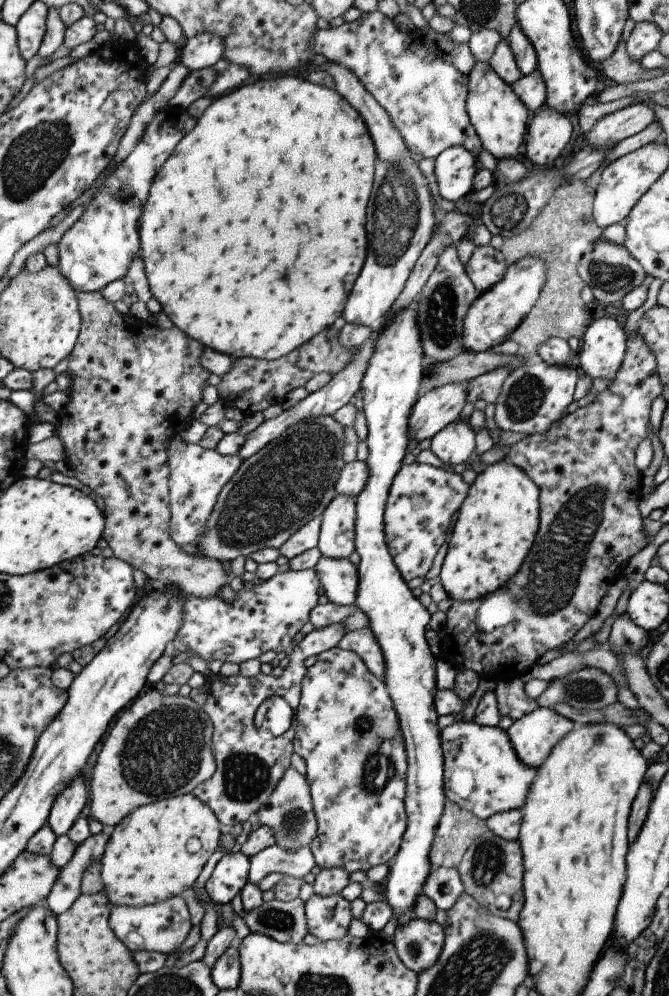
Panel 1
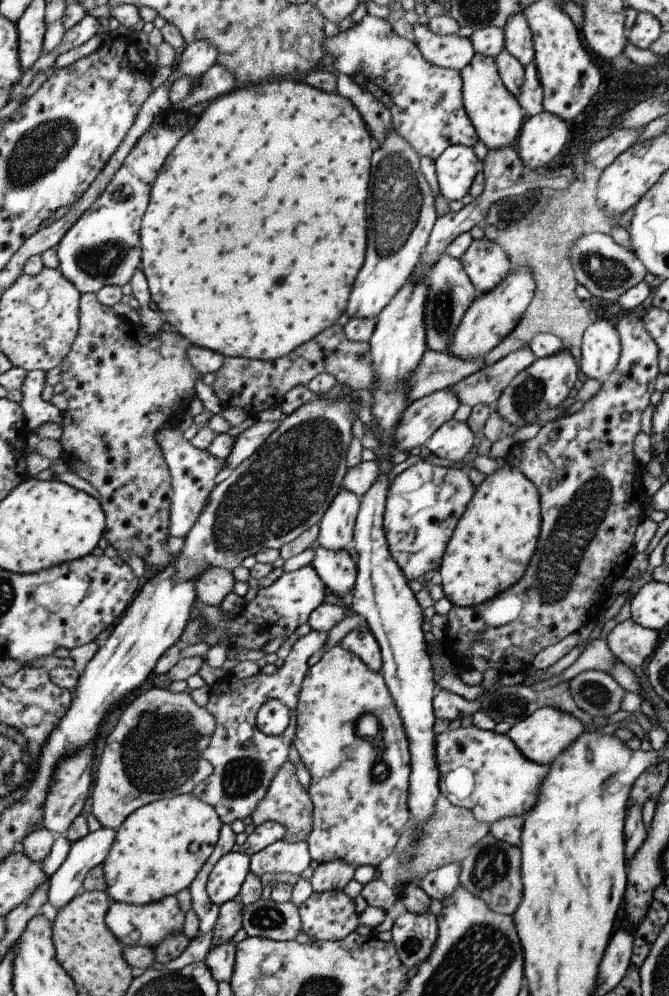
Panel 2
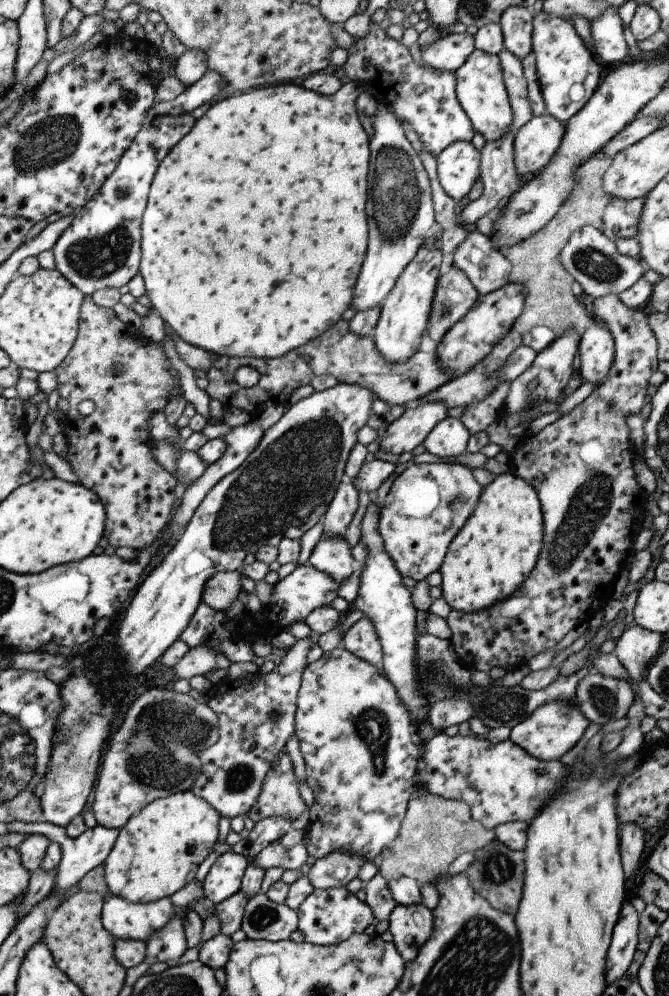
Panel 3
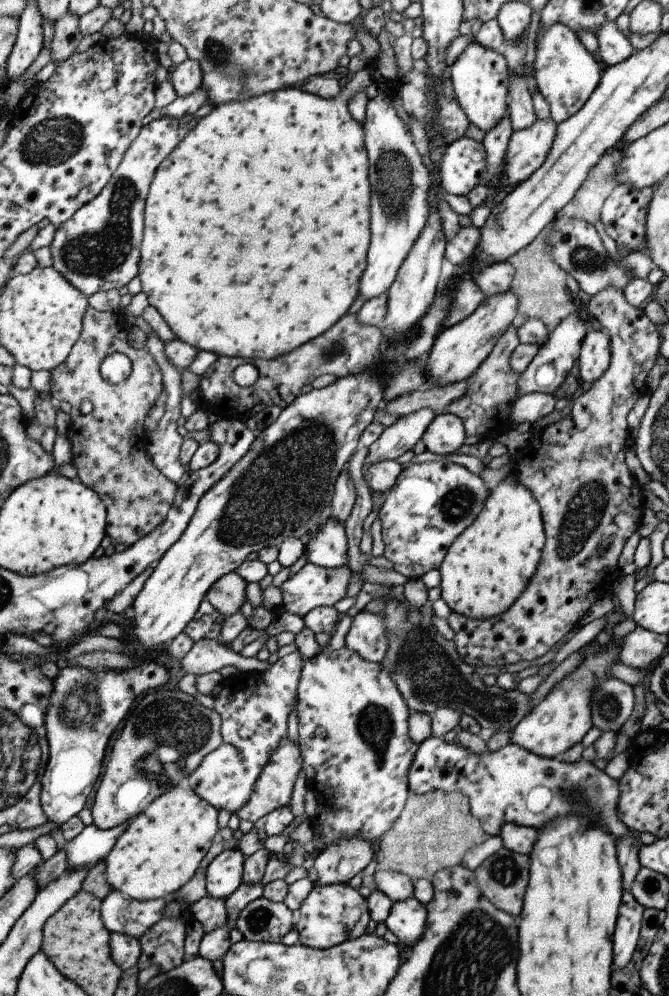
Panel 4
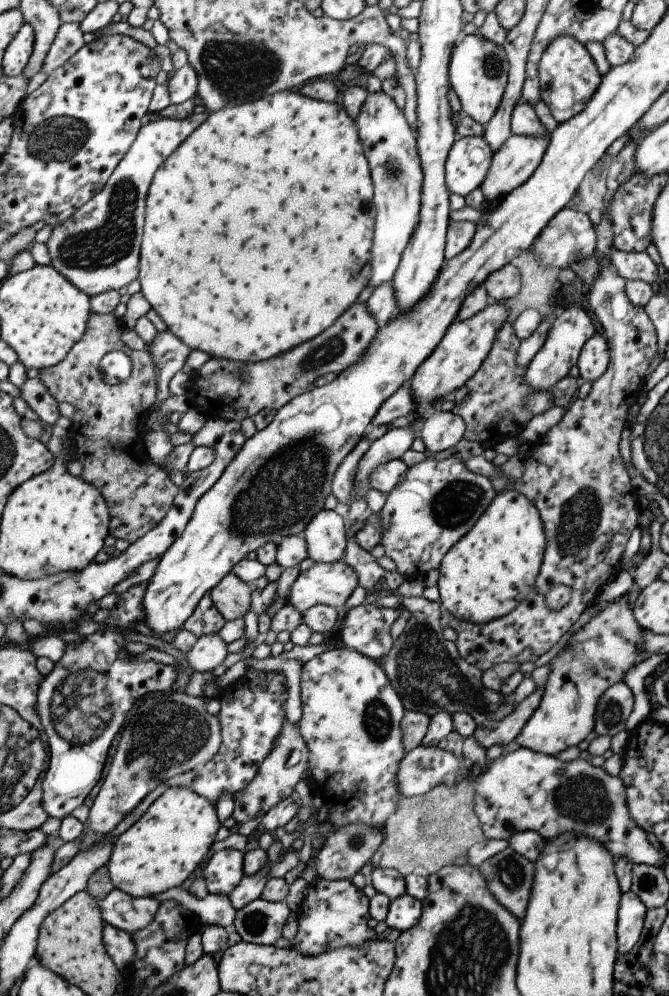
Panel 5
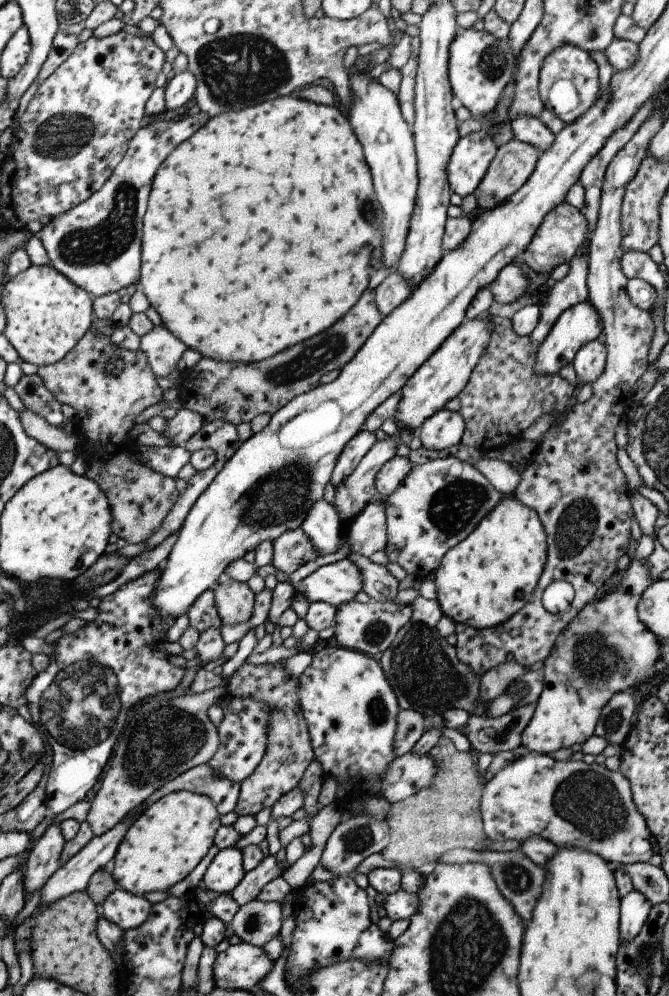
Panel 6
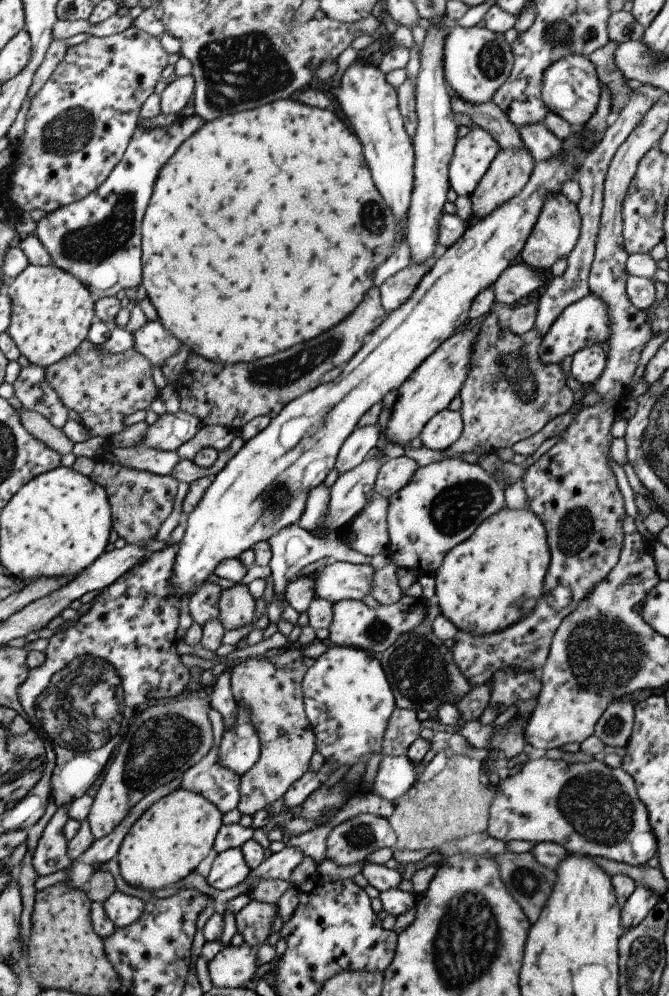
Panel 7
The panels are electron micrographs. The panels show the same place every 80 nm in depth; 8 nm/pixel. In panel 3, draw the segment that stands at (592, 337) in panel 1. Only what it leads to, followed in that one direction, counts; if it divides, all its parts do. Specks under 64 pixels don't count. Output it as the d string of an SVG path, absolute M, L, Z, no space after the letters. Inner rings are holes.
M602 321L594 323L581 334L578 353L581 361L579 378L594 385L601 383L609 372L615 356L613 336Z

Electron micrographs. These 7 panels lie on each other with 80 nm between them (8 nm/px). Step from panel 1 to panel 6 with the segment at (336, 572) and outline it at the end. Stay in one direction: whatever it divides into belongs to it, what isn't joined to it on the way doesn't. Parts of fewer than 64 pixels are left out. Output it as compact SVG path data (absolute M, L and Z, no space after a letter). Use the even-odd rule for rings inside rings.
M321 496L311 503L299 528L309 537L319 556L339 548L343 542L340 532L344 526L343 522L339 522L334 506Z

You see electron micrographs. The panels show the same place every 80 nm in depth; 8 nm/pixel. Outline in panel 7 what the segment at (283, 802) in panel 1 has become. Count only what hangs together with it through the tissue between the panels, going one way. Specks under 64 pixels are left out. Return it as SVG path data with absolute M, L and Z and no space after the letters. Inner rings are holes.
M289 645L256 659L238 660L229 668L234 701L253 718L260 744L257 762L238 780L236 809L241 815L251 817L257 810L281 798L310 766L310 758L315 751L315 735L305 716L302 701L301 683L306 670L302 650L296 645Z

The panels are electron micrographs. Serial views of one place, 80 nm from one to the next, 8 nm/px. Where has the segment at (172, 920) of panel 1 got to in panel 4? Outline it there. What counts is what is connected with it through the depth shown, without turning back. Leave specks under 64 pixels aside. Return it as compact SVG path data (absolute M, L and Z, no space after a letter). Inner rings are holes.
M110 891L102 899L102 924L110 934L139 937L158 923L165 904L163 897L147 901L130 900L120 892Z

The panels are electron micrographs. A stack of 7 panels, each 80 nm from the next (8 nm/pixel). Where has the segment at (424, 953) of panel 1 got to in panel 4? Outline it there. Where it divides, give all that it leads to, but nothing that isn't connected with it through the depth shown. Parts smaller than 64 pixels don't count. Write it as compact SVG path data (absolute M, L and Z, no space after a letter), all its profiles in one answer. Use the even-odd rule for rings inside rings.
M407 898L403 902L395 902L391 906L384 926L396 938L396 946L411 946L421 937L427 920L427 912L415 898Z

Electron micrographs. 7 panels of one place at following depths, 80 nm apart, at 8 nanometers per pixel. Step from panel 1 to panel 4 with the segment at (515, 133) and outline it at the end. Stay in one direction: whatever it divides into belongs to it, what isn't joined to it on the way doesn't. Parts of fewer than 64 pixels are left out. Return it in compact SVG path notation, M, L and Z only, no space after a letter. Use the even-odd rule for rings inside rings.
M471 42L467 48L463 48L463 54L457 58L457 62L448 67L455 103L463 110L471 125L479 128L483 134L487 134L487 130L491 132L495 128L495 124L499 124L503 120L503 116L508 116L506 104L508 69L501 51L483 49L479 44Z

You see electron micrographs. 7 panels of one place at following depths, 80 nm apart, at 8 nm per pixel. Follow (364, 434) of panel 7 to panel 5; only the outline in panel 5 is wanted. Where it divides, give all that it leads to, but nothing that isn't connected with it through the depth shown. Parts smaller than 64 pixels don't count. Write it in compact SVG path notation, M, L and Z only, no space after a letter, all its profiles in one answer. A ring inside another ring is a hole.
M364 436L361 437L336 466L332 481L330 482L330 492L338 502L349 502L350 490L352 489L357 463L363 454L365 454L368 446L369 441Z

